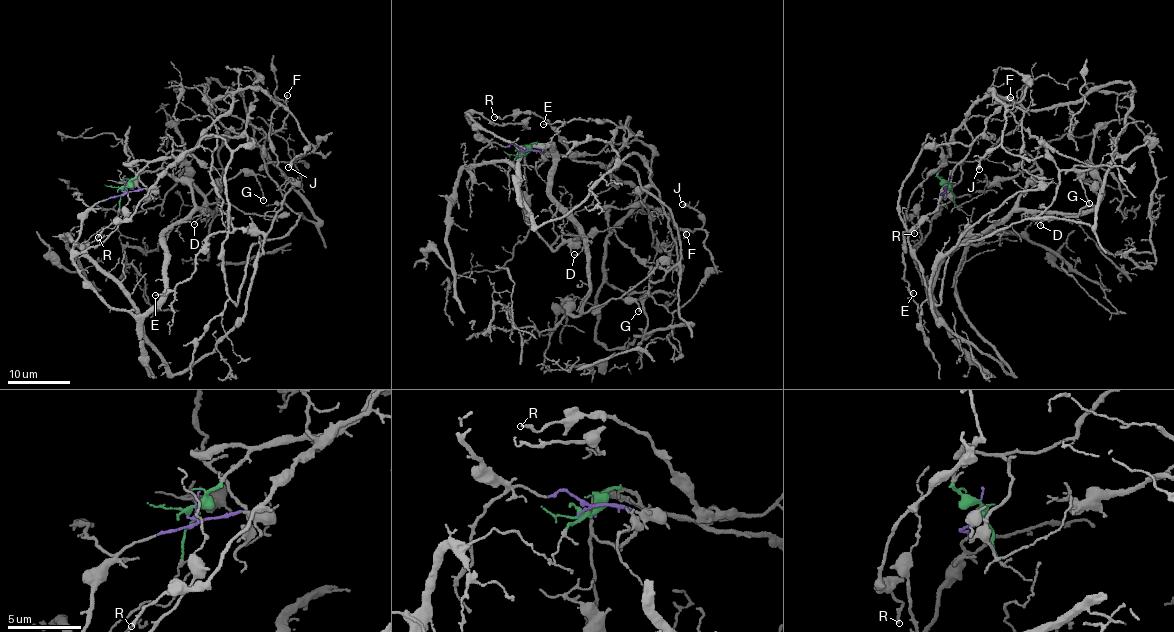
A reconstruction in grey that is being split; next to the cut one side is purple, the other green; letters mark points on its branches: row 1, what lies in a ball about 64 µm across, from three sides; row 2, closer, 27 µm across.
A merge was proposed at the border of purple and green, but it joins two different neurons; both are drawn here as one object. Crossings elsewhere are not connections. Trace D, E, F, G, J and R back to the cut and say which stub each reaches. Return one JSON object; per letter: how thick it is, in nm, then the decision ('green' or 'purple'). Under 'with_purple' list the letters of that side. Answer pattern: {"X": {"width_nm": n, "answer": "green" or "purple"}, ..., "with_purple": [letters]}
{"D": {"width_nm": 120, "answer": "purple"}, "E": {"width_nm": 150, "answer": "green"}, "F": {"width_nm": 130, "answer": "green"}, "G": {"width_nm": 150, "answer": "purple"}, "J": {"width_nm": 360, "answer": "green"}, "R": {"width_nm": 190, "answer": "green"}, "with_purple": ["D", "G"]}

